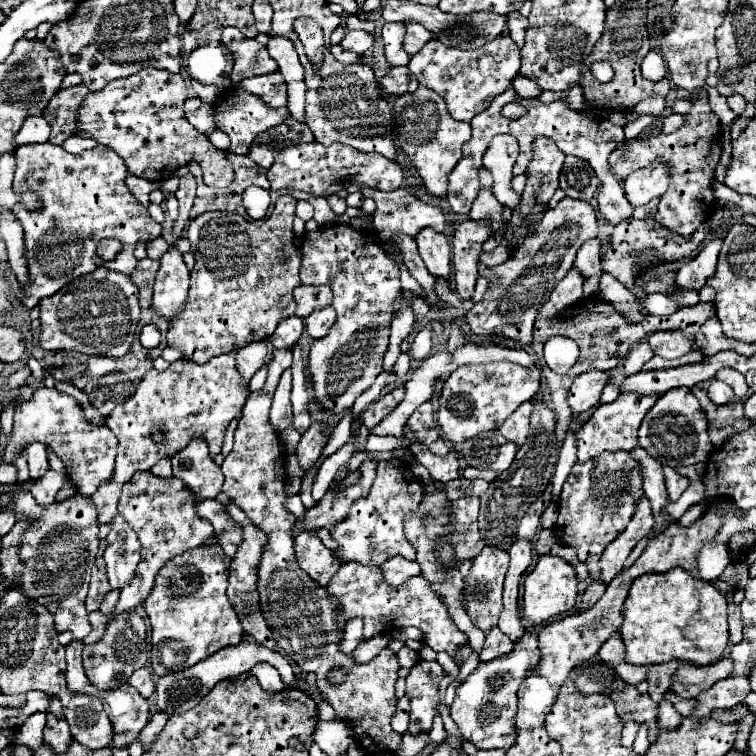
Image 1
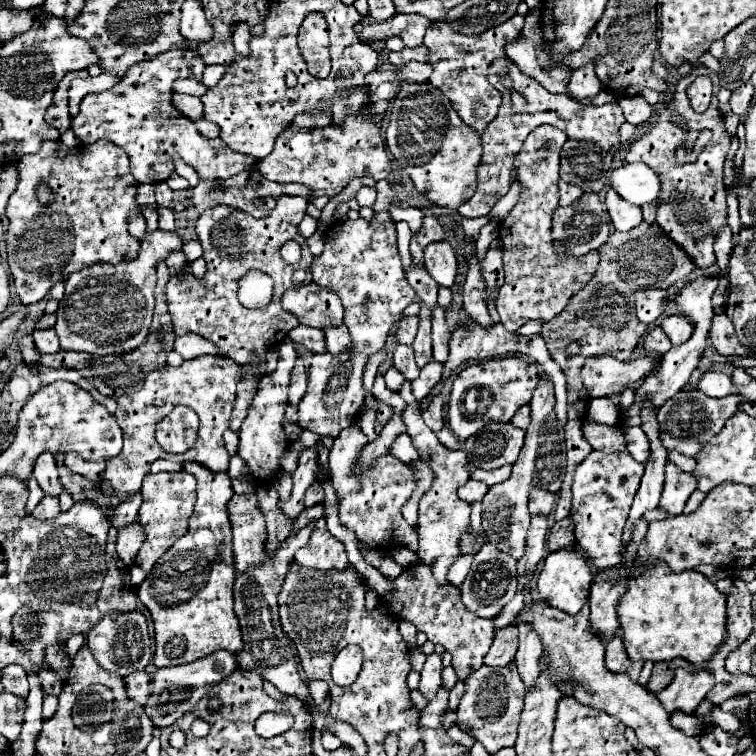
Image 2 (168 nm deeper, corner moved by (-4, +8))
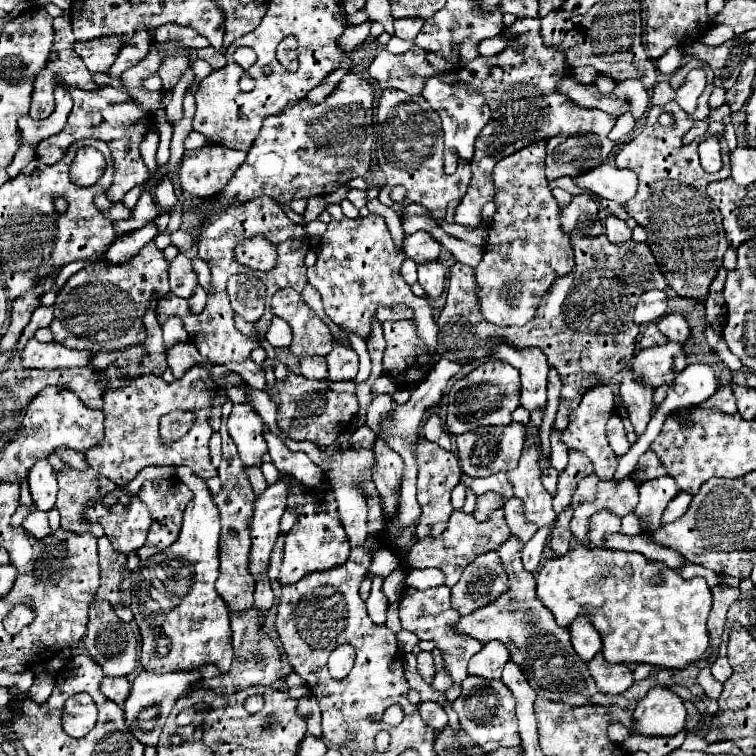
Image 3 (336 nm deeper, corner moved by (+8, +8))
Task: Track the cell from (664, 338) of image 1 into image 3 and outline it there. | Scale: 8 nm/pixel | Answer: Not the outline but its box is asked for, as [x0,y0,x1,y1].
[658,313,690,343]

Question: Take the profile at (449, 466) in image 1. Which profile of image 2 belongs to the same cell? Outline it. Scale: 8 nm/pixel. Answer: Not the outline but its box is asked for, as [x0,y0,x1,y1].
[398,379,470,585]

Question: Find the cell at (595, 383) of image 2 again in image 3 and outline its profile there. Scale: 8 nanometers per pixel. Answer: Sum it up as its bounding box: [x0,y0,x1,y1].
[632,341,688,387]

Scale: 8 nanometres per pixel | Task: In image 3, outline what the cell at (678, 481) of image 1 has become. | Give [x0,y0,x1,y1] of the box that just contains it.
[634,477,680,533]

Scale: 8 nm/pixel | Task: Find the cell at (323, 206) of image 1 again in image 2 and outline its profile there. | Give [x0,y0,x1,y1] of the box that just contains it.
[192,163,312,217]

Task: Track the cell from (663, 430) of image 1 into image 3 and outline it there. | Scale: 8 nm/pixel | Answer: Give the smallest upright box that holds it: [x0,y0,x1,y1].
[698,387,736,415]

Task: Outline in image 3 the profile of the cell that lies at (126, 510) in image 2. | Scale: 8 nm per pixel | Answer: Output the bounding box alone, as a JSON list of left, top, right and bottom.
[128,467,174,493]

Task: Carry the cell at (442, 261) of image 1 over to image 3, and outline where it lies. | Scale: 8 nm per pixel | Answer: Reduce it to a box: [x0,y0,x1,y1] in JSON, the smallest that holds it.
[418,261,446,299]

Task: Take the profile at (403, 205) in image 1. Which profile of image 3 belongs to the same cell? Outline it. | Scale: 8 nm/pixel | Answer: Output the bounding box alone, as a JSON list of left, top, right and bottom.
[404,231,440,265]

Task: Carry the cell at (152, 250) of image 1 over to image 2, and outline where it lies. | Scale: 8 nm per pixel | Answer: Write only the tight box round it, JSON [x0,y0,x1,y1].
[54,229,182,355]

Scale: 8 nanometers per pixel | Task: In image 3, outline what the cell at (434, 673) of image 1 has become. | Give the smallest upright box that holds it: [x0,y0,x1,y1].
[418,653,436,683]

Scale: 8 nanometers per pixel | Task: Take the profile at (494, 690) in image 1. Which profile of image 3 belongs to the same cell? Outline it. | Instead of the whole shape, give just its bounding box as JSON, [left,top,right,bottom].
[452,677,520,751]

